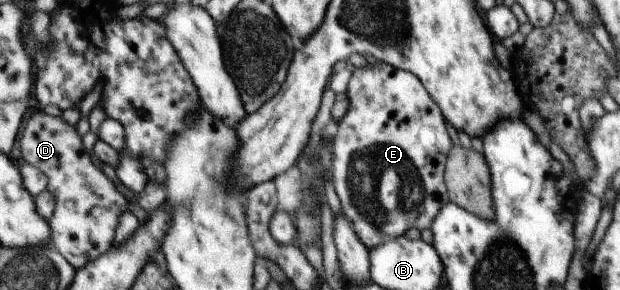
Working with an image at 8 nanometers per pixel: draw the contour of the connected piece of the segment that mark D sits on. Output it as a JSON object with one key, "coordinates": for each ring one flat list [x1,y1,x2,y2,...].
{"coordinates":[[44,111,36,112,27,121,21,136,21,150,23,150,23,158,26,162,22,168,22,175,27,190,36,197,47,190,56,196,56,209,49,222,57,250,63,253,75,269,87,267,115,246,119,222,130,207,127,198,115,188,115,184,94,163,92,156,86,151,81,136,77,134,75,126,67,124,61,116,50,116]]}

